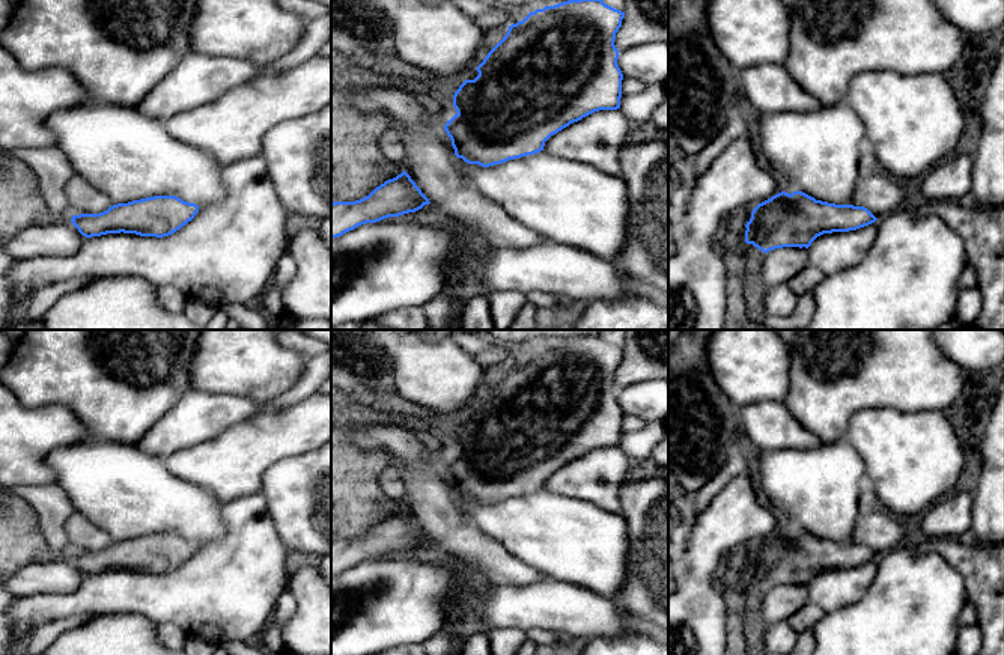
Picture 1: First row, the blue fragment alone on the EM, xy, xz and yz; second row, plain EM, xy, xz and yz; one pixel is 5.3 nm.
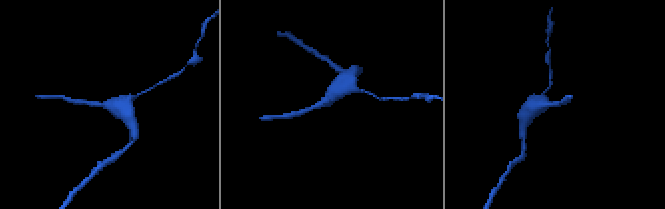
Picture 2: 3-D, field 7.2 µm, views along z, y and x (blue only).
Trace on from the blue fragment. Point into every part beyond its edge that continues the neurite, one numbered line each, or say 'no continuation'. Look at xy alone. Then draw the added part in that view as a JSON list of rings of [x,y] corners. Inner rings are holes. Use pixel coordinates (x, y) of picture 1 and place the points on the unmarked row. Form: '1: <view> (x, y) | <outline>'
1: xy (60, 575) | [[[71,556],[45,562],[33,562],[9,577],[2,578],[0,587],[12,596],[66,595],[75,590],[86,578]]]

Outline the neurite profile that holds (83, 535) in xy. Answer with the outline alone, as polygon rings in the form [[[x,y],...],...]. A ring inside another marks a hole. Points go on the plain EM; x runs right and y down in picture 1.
[[[74,512],[65,524],[71,551],[99,551],[113,544],[111,538],[87,519],[83,513]]]

